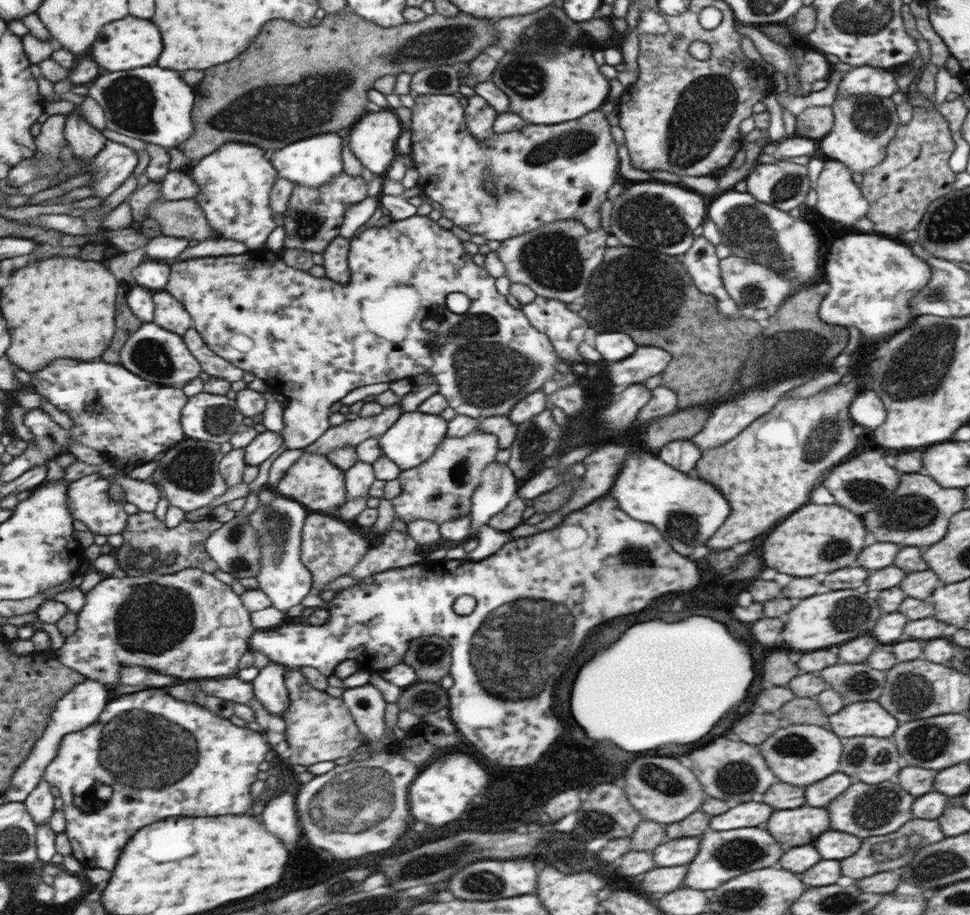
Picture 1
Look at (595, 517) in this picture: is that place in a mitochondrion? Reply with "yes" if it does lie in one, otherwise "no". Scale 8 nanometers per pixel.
no

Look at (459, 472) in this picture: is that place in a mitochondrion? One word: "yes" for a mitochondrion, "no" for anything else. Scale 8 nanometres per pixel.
yes

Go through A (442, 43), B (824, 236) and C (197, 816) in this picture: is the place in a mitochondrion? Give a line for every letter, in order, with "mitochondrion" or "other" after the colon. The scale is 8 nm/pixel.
A: mitochondrion
B: other
C: other

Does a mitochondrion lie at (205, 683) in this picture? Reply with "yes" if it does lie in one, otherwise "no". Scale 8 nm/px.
no

